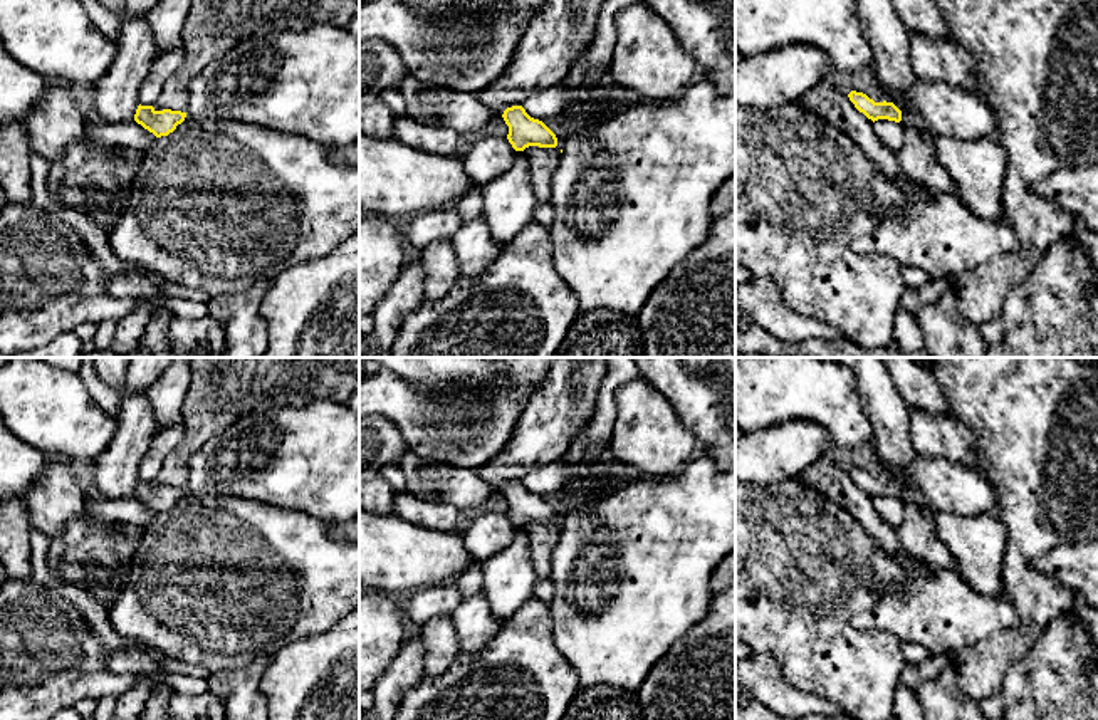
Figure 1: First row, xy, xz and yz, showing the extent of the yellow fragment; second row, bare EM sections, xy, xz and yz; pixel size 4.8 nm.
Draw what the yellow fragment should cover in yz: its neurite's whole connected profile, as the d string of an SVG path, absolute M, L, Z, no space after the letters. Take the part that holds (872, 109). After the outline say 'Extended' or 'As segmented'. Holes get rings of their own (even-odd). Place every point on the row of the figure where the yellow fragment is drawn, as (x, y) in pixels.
M851 91L848 97L855 104L855 107L873 123L878 119L888 119L895 123L902 121L902 111L893 102L875 102L866 94L856 91Z. As segmented

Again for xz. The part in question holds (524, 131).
M522 106L507 107L502 114L509 126L507 139L515 151L529 146L556 148L556 134L539 119L531 117Z. As segmented

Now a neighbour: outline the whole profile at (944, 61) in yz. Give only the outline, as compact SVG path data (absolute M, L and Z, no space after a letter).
M910 34L910 64L917 77L942 82L979 96L975 59L954 39L932 39Z

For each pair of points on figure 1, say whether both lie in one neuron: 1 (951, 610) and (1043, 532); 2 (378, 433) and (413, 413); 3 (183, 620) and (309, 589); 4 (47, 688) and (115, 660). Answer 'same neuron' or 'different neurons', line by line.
1: different neurons
2: different neurons
3: same neuron
4: different neurons

